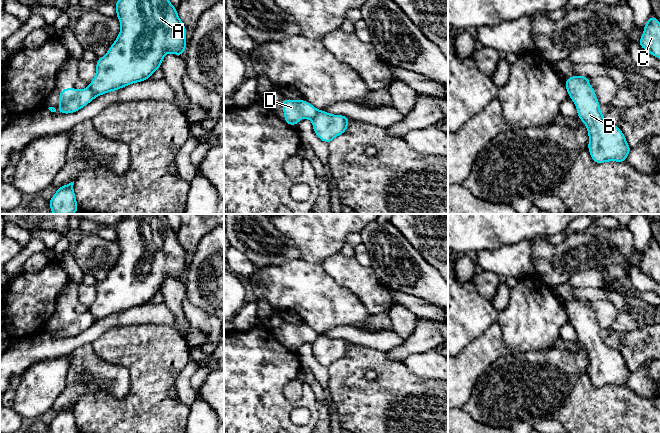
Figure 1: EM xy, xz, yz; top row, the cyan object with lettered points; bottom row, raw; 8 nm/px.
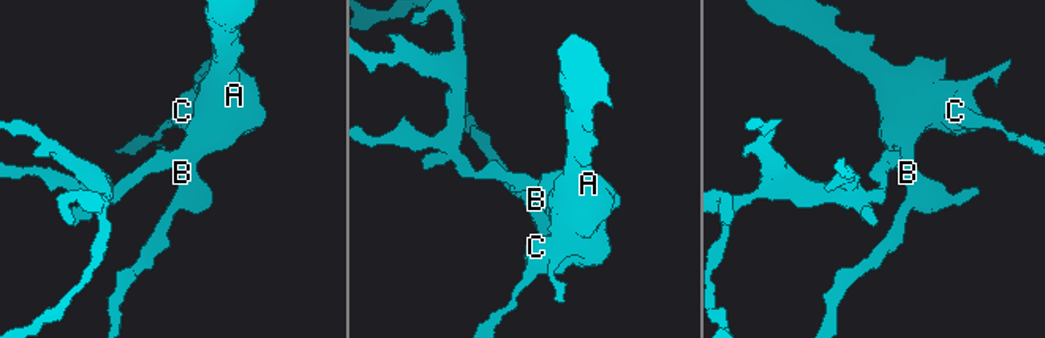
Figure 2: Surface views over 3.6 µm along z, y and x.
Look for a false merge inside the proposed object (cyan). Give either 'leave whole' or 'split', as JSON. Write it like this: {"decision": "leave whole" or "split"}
{"decision": "split"}

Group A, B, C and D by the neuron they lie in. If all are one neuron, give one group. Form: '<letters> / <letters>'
A B C / D

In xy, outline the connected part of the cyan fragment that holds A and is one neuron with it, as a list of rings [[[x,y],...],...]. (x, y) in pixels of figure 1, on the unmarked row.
[[[127,214],[117,224],[115,231],[121,255],[107,277],[96,285],[96,299],[89,307],[93,322],[149,303],[161,292],[166,277],[183,280],[188,266],[185,261],[187,252],[178,241],[177,232],[169,226],[165,214]]]

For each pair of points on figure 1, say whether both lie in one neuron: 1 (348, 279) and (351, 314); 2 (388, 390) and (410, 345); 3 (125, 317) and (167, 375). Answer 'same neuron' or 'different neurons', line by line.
1: different neurons
2: different neurons
3: different neurons

